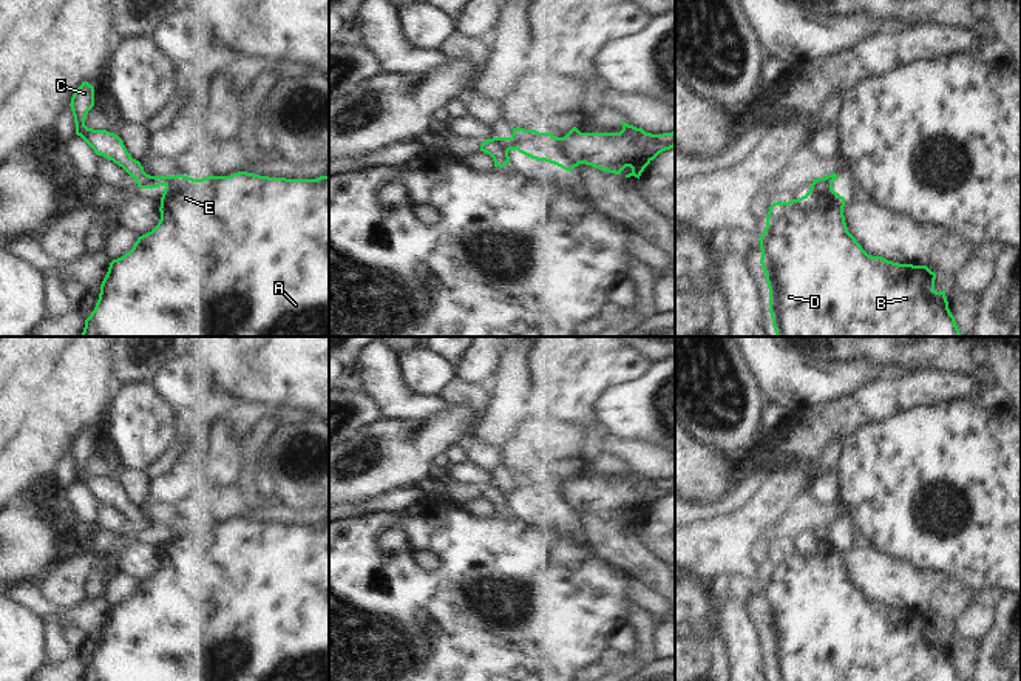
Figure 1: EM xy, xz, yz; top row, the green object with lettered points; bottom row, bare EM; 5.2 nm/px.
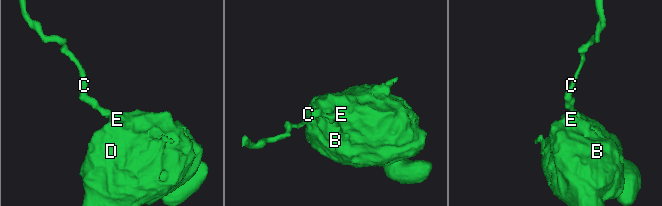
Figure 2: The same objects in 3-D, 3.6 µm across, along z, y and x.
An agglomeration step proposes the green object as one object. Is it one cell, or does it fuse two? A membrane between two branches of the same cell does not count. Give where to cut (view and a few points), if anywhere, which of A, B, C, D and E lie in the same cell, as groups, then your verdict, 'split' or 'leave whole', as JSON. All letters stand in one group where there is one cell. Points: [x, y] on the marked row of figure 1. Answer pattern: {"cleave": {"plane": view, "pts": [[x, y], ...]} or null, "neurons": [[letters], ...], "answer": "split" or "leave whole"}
{"cleave": {"plane": "xz", "pts": [[510, 138], [518, 149]]}, "neurons": [["A", "B", "D", "E"], ["C"]], "answer": "split"}

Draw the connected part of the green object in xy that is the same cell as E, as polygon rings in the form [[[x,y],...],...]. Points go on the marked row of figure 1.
[[[247,171],[202,179],[170,176],[159,212],[158,225],[139,236],[128,253],[110,263],[82,337],[329,337],[329,176],[286,179]]]

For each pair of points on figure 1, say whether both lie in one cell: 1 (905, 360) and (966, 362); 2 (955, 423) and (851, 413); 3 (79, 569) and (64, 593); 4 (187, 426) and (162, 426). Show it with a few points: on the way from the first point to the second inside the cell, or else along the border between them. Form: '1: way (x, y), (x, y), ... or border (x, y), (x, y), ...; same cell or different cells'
1: way (921, 359), (950, 359); same cell
2: border (924, 406), (901, 409), (854, 430); different cells
3: way (73, 575), (64, 587); same cell
4: border (175, 411), (175, 430), (181, 443); different cells

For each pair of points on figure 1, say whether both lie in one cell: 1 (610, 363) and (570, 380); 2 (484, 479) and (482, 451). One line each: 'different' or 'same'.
1: same
2: different

